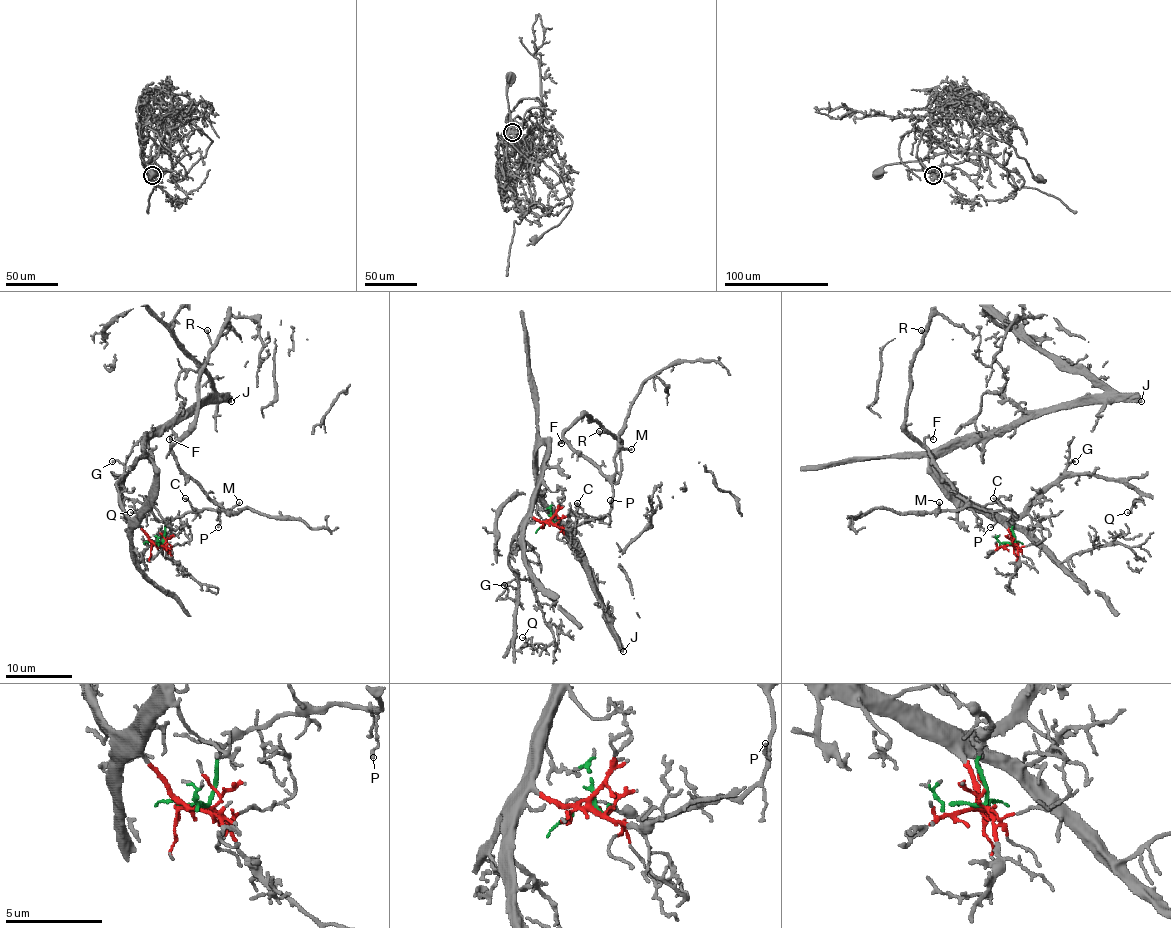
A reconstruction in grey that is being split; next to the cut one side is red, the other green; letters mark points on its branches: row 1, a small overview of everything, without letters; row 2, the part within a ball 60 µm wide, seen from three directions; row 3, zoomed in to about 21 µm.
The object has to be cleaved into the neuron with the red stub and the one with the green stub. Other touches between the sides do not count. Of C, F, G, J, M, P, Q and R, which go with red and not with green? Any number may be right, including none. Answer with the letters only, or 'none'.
G, J, Q

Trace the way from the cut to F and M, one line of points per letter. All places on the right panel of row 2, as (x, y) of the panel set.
F: (1012, 543), (1015, 515), (1009, 510), (972, 506), (936, 465), (924, 443), (926, 437), (932, 438)
M: (1012, 543), (1015, 518), (1012, 511), (966, 506), (962, 510), (939, 510), (939, 502)

